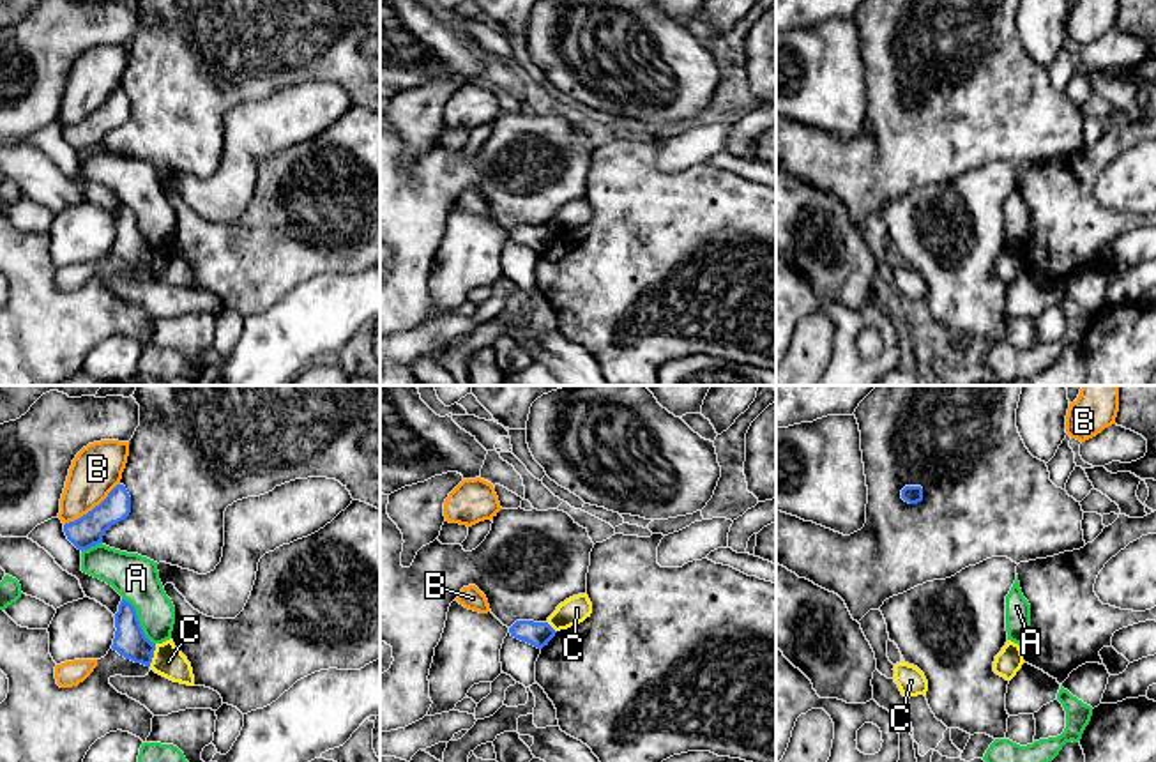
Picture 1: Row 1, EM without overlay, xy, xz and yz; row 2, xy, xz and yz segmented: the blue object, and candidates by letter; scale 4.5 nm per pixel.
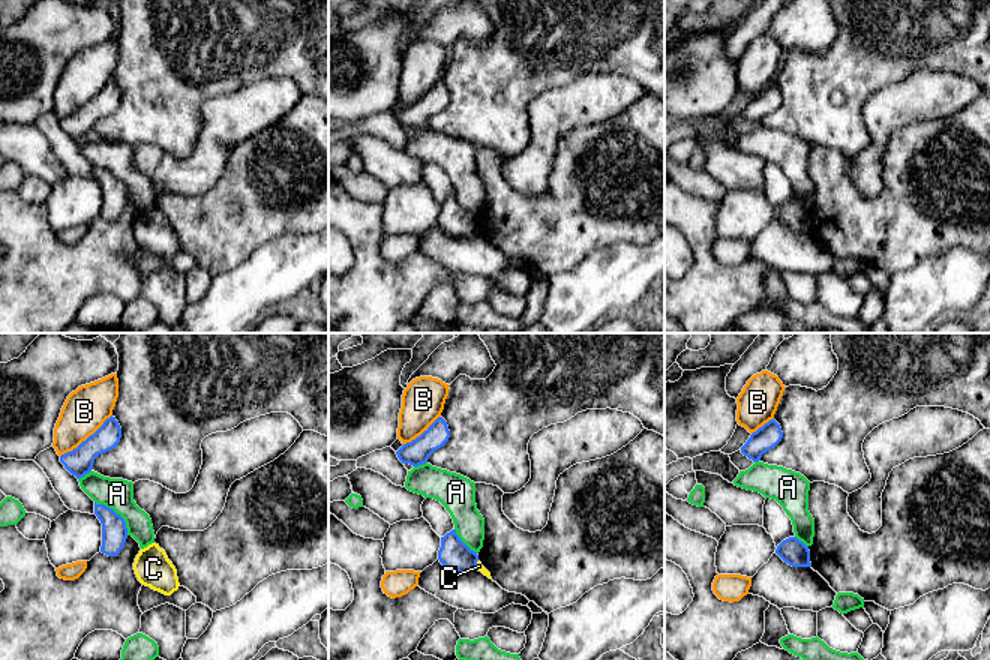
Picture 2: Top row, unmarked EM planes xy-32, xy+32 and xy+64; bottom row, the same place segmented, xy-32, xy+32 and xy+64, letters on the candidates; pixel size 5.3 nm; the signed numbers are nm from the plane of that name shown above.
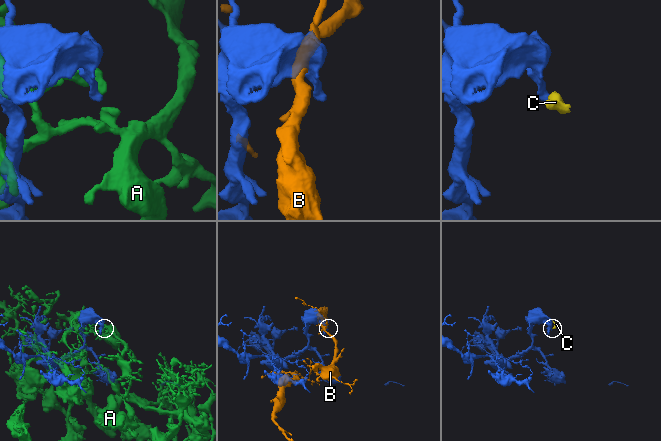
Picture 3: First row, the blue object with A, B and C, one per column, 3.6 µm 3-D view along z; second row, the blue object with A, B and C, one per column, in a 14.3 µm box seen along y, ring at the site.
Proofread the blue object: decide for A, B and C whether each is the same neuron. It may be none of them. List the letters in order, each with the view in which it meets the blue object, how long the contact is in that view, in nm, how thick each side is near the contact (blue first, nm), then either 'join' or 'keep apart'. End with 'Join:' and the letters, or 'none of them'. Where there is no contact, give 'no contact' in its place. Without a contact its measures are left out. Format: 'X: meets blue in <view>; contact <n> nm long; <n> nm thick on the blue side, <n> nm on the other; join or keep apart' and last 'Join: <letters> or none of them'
A: meets blue in xy; contact 260 nm long; 150 nm thick on the blue side, 200 nm on the other; keep apart
B: meets blue in xy; contact 320 nm long; 140 nm thick on the blue side, 220 nm on the other; keep apart
C: meets blue in xy; contact 110 nm long; 150 nm thick on the blue side, 140 nm on the other; keep apart
Join: none of them

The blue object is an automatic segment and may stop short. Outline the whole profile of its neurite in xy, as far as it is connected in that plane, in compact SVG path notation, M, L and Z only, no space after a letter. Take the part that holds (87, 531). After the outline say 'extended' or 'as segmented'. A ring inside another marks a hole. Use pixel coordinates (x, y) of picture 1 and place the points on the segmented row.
M117 484L108 497L81 518L64 525L67 539L78 550L88 550L103 543L104 532L125 520L131 513L131 497L124 484Z; as segmented

